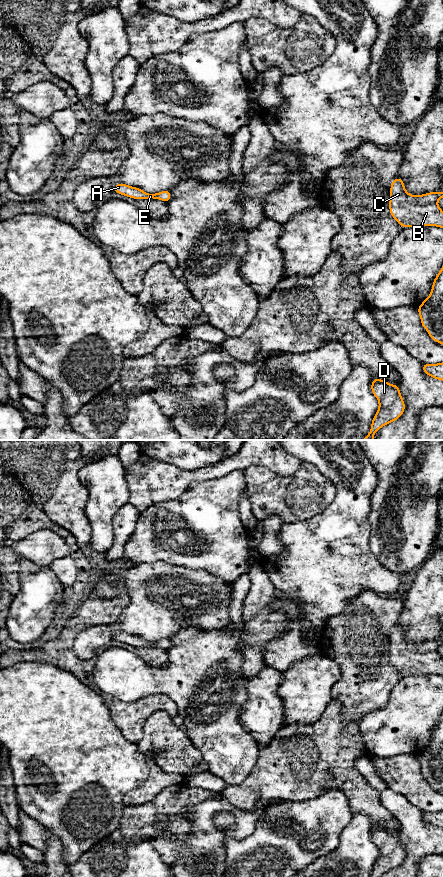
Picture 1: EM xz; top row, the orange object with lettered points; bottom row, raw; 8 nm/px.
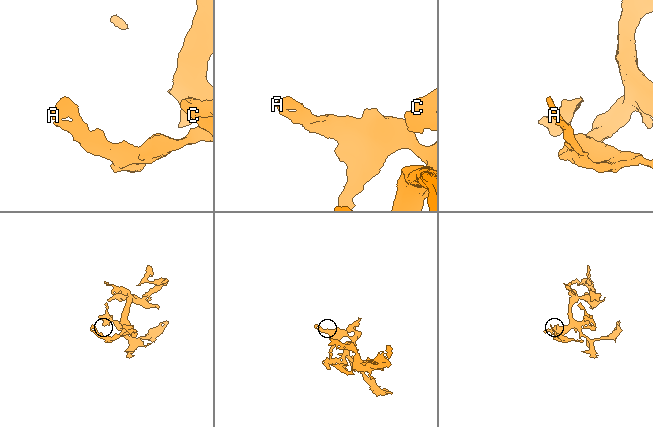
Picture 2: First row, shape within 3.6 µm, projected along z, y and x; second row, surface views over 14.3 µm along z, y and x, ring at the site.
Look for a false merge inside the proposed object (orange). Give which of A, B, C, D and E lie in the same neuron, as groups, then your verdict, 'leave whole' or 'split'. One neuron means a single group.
A B C D E | leave whole

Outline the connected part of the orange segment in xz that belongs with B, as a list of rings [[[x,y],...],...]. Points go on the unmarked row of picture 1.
[[[394,626],[390,635],[389,658],[402,676],[437,674],[443,676],[443,659],[436,651],[443,640],[410,643],[401,626]]]

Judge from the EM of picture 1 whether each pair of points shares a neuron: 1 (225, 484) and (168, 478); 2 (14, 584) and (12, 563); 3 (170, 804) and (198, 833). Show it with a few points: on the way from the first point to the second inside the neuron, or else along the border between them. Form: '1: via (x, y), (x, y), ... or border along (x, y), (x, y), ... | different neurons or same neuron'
1: border along (224, 475), (194, 482), (181, 494) | different neurons
2: via (12, 579), (12, 568) | same neuron
3: border along (197, 803), (188, 810), (190, 836), (180, 847) | different neurons

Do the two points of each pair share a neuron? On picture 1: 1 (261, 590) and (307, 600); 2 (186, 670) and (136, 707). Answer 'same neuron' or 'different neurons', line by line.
1: different neurons
2: different neurons

